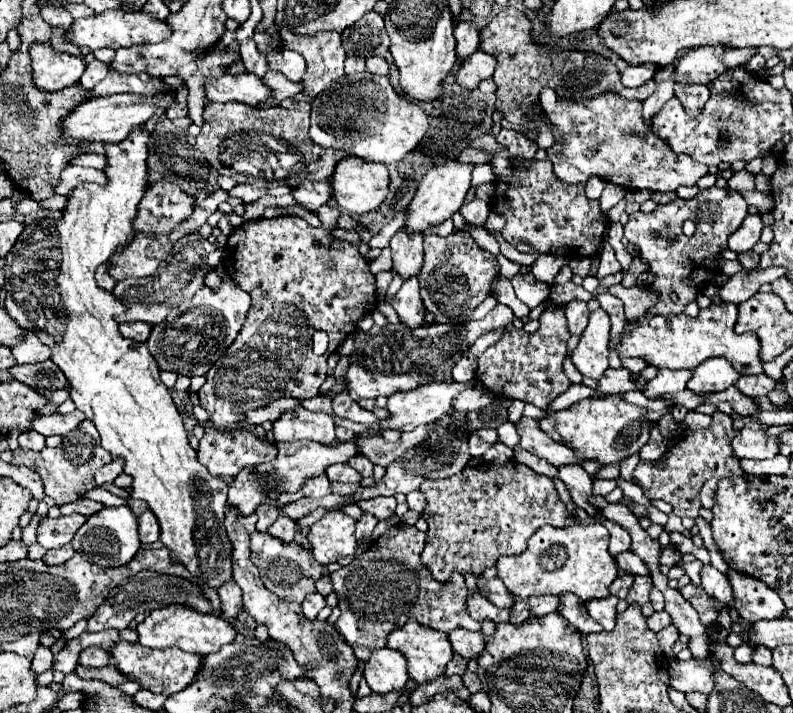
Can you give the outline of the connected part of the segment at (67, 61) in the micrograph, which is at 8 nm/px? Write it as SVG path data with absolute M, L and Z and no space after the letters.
M47 42L31 44L29 54L33 68L33 84L43 92L59 92L63 88L75 86L85 70L83 58L55 52Z

